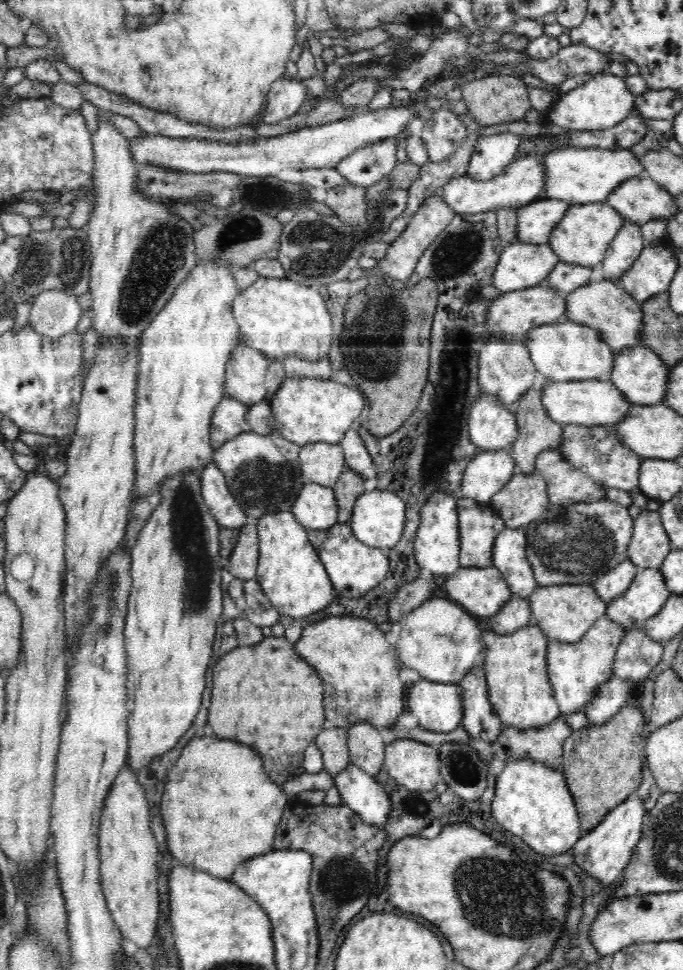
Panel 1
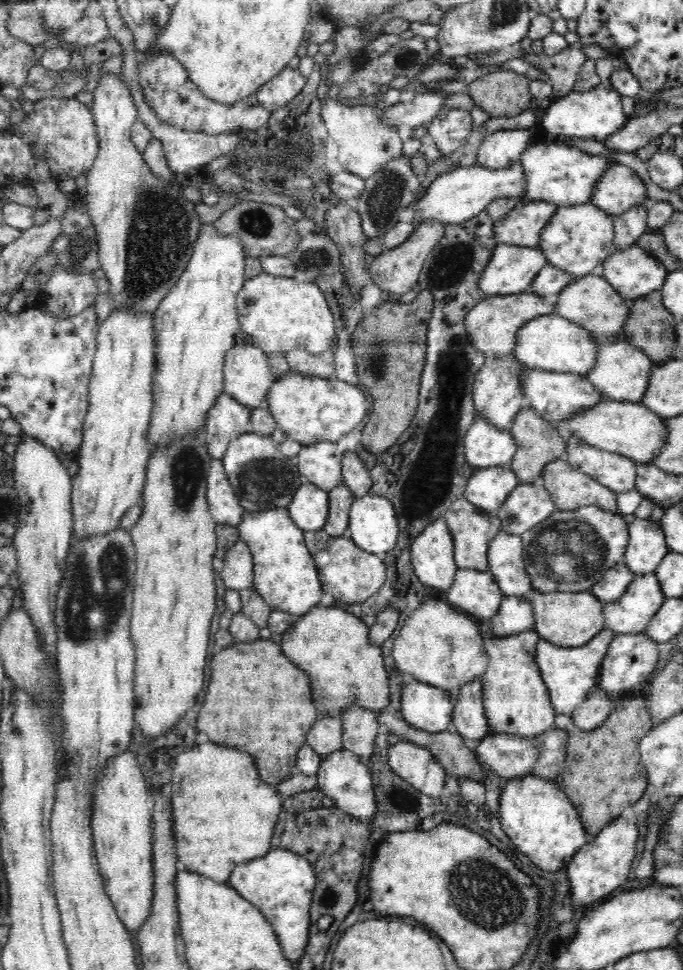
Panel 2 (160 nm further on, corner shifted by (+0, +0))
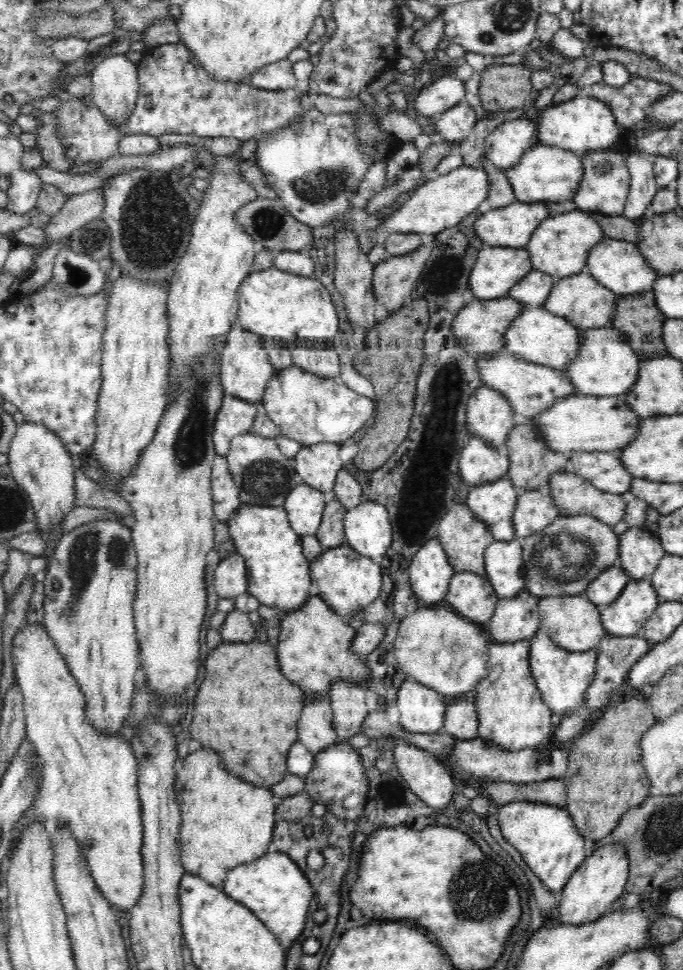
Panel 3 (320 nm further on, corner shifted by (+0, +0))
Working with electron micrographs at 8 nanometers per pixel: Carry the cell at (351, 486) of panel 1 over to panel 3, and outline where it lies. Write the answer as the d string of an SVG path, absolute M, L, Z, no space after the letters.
M328 496L320 526L315 532L324 551L345 542L344 517L346 513L347 510L336 501L336 498Z

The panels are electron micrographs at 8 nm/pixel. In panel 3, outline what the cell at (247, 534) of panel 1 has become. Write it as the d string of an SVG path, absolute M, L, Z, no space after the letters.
M237 552L222 559L217 564L213 576L212 584L219 598L233 598L244 594L250 585L246 561Z

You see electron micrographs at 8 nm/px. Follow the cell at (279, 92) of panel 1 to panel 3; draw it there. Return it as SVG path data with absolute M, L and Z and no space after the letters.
M288 59L266 65L264 68L251 74L251 84L266 90L284 90L297 86L297 78L293 65Z

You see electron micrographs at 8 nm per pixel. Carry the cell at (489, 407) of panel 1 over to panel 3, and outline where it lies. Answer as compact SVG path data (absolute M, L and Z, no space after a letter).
M472 437L462 449L459 468L461 479L471 488L506 477L509 458L503 448Z

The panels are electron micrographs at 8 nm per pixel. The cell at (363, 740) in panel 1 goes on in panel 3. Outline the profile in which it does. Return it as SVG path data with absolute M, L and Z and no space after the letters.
M334 681L329 690L329 701L333 710L333 727L339 742L361 733L362 723L370 712L366 704L367 689L350 681Z

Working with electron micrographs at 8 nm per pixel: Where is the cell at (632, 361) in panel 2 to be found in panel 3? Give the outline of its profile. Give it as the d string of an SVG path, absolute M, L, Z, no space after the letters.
M612 326L580 330L579 354L563 370L572 380L577 395L588 397L623 397L636 386L640 359L622 332Z

